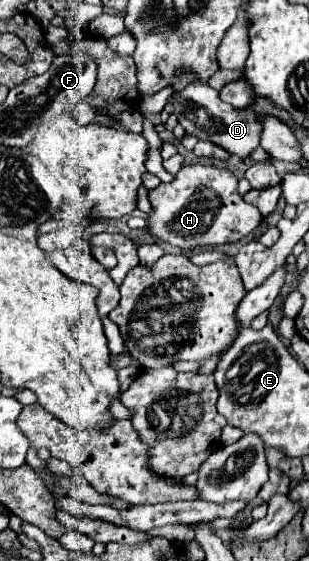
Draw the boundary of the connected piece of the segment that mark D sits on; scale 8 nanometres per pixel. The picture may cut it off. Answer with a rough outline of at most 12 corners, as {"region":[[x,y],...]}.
{"region":[[202,79],[172,89],[186,133],[238,157],[260,145],[256,113]]}

